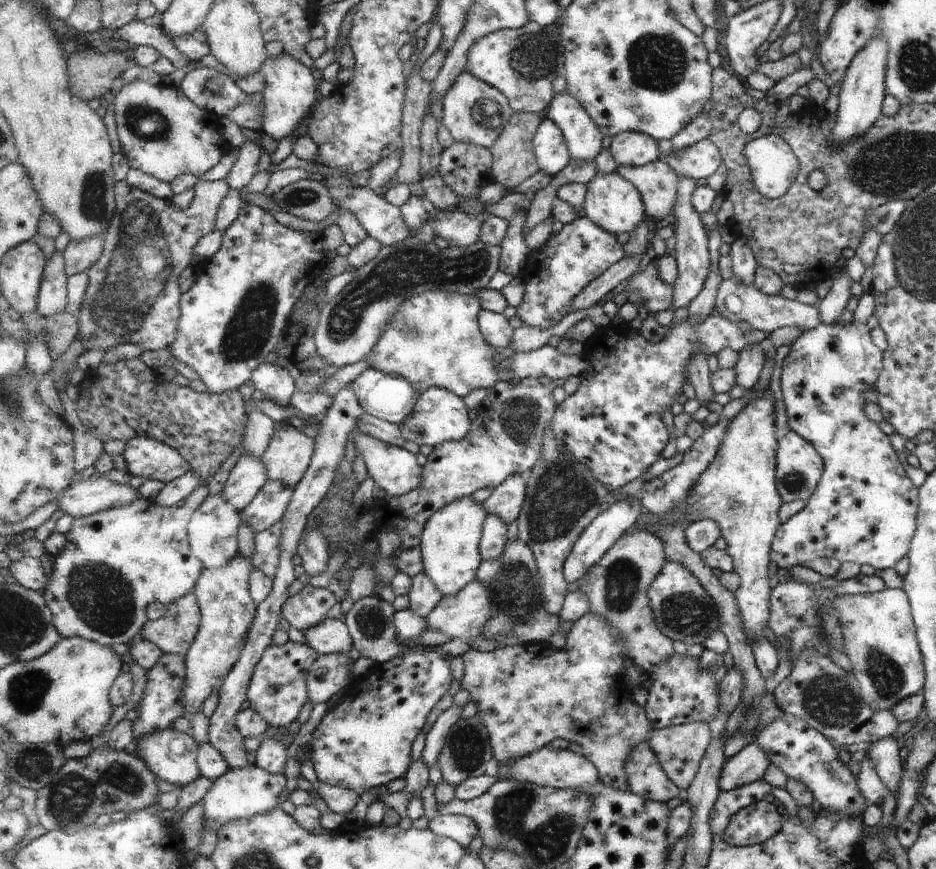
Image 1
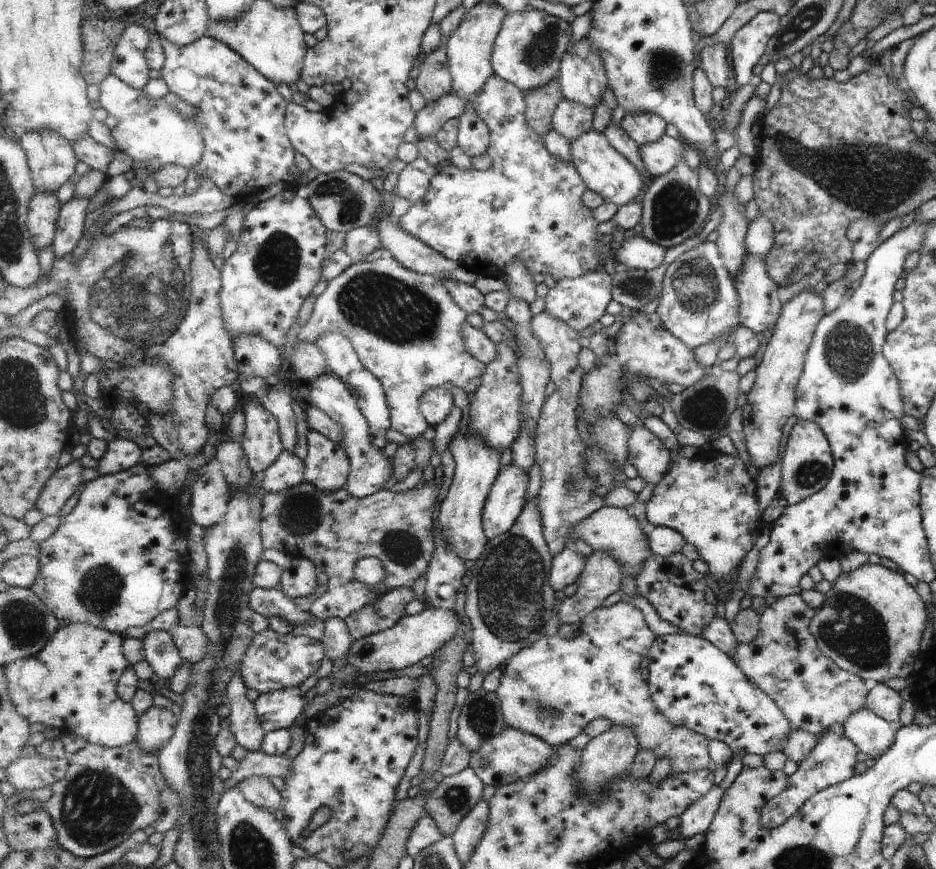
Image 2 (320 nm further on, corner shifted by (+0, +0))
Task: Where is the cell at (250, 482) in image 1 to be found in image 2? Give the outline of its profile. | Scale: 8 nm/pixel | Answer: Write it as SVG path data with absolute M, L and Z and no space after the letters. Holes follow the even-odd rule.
M258 399L243 406L246 429L241 446L255 474L263 474L282 456L284 444L278 418Z

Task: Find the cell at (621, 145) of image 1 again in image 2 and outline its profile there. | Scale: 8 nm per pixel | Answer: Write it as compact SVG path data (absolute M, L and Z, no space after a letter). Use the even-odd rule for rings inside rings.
M629 113L621 120L622 129L625 129L627 134L632 139L635 139L635 142L638 142L639 146L649 145L650 142L655 142L663 138L667 134L667 123L663 117L655 113Z

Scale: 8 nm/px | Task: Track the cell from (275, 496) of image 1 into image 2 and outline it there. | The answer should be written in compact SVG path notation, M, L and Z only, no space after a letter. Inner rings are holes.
M284 449L281 457L262 474L262 486L278 493L306 481L306 464L291 451Z

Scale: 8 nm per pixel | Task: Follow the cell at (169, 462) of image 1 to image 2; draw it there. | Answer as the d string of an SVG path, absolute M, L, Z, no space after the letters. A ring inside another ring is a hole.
M114 438L108 443L107 452L98 461L99 474L116 473L142 462L140 446L129 439Z

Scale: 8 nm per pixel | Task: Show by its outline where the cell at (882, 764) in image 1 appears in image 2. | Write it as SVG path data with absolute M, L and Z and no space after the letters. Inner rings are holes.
M863 708L848 714L841 722L842 734L853 744L853 749L876 759L889 748L894 739L895 726Z

